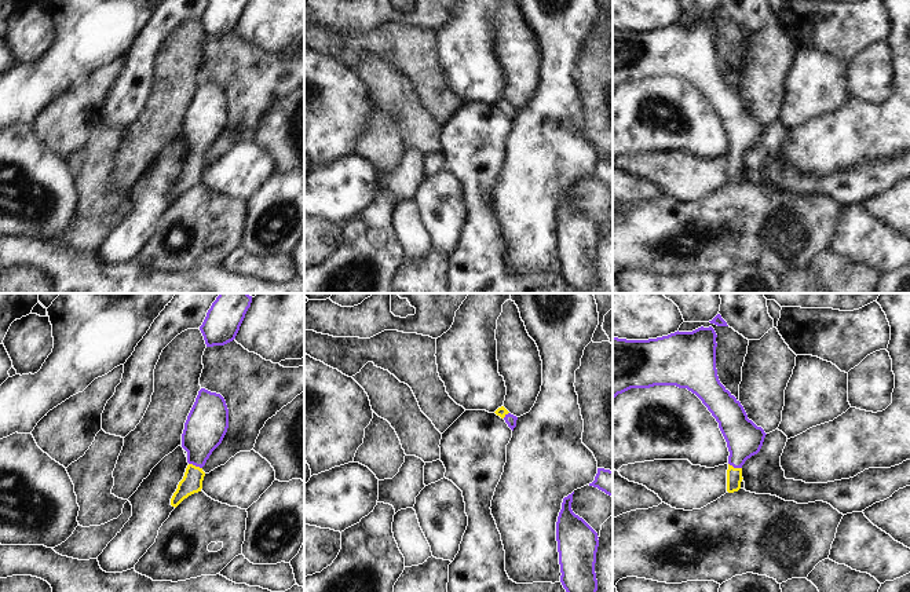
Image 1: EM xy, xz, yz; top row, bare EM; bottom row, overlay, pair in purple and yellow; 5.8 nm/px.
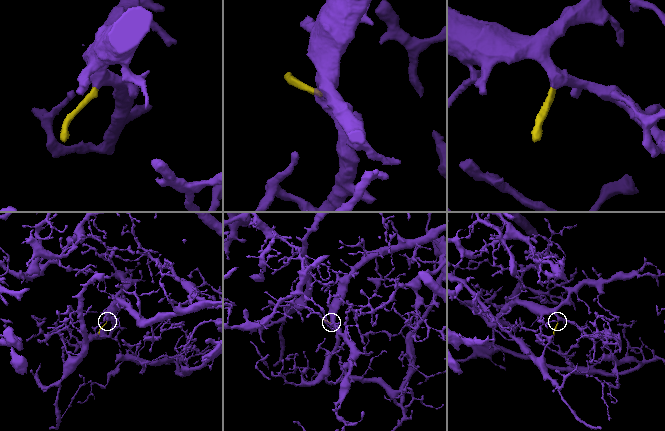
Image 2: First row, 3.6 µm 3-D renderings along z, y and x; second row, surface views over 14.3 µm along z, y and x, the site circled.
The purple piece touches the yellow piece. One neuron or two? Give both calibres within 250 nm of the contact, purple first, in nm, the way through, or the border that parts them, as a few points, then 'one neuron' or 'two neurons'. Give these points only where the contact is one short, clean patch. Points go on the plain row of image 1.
240 nm thick on the purple side, 120 nm on the other; runs through xy (207, 116), (198, 131), (196, 157), (192, 174); one neuron

